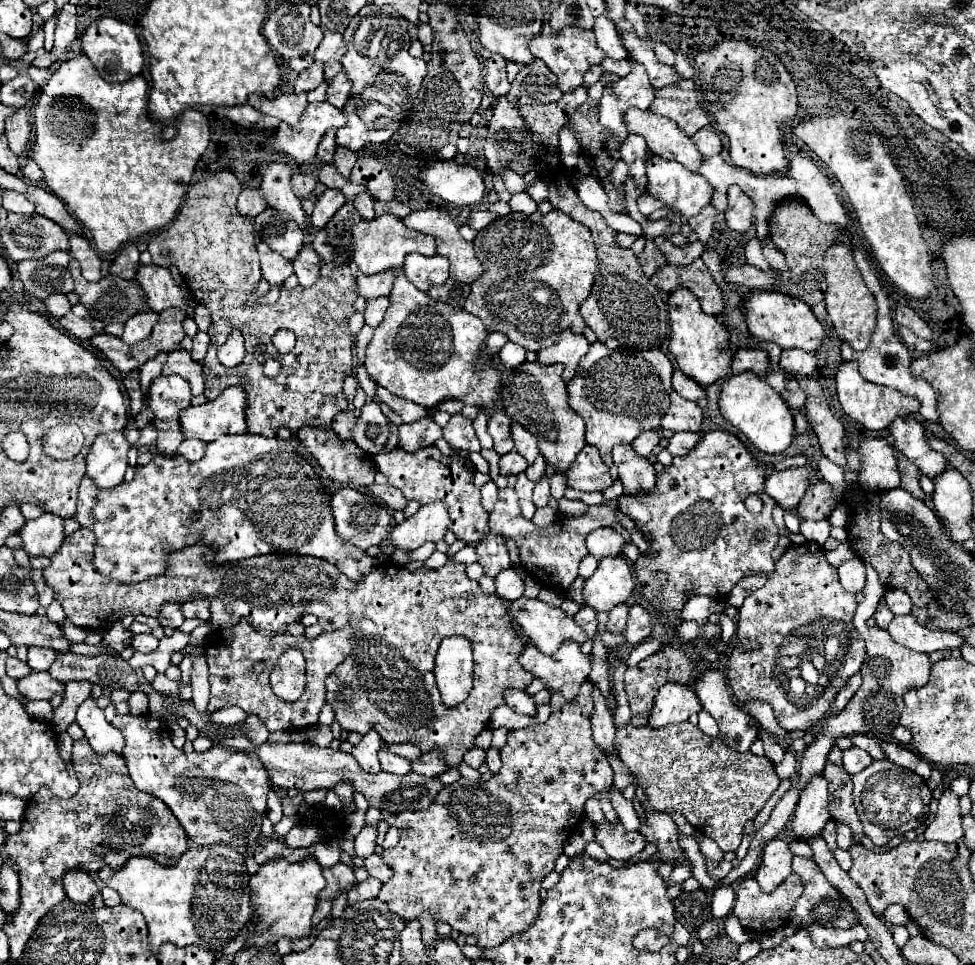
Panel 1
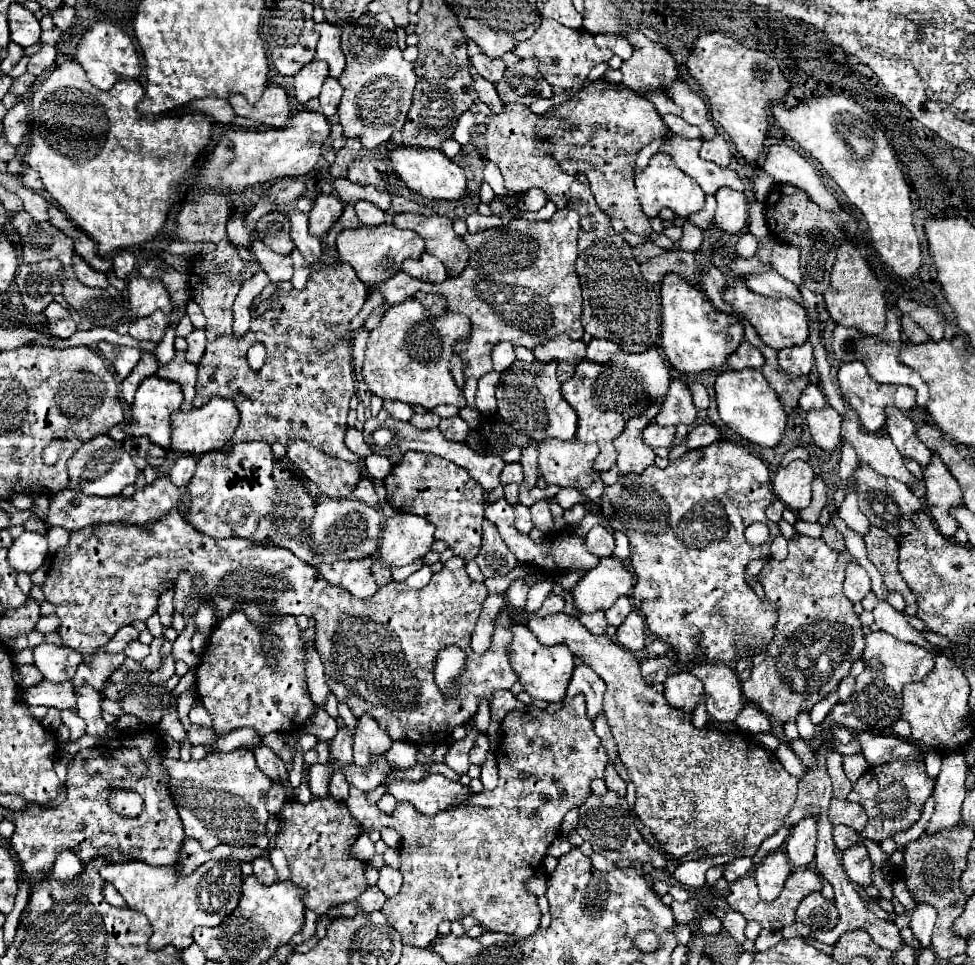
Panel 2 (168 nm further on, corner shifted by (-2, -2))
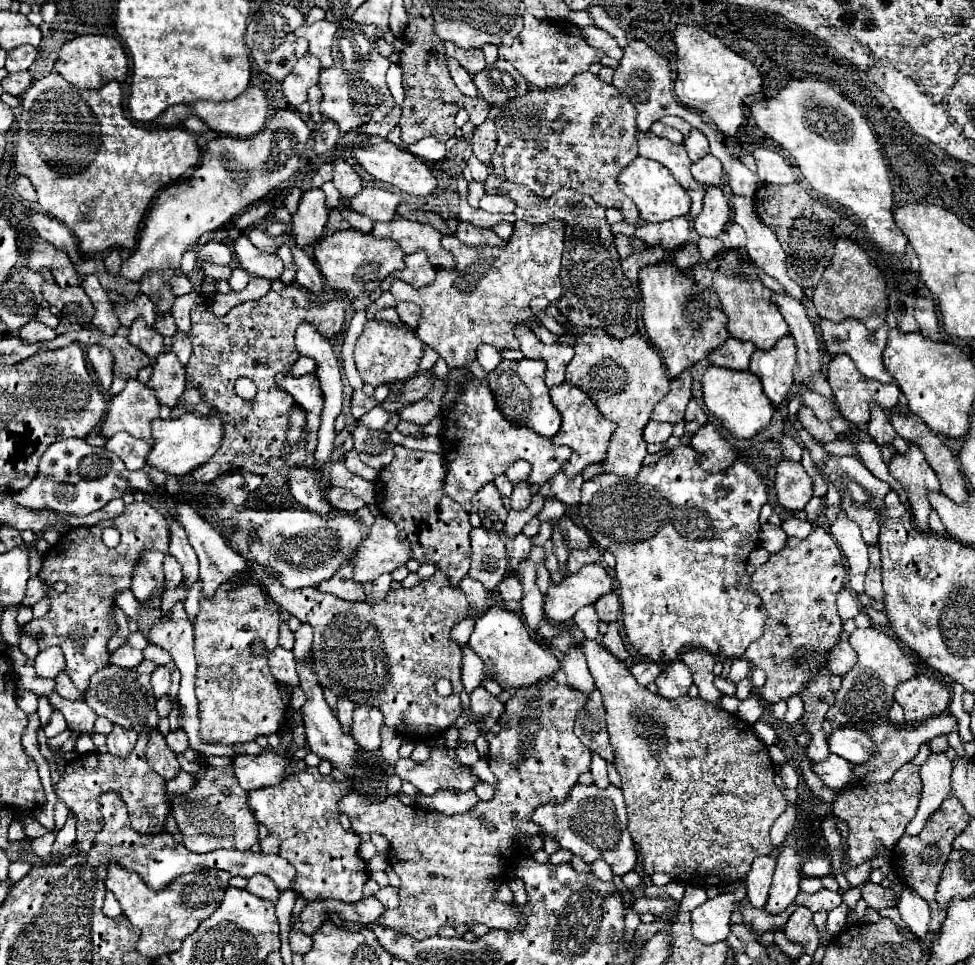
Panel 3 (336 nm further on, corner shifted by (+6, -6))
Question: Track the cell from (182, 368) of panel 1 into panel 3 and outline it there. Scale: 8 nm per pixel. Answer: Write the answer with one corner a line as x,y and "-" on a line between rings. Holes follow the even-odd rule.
167,352
143,368
137,374
137,380
155,390
161,406
173,408
185,390
185,368
177,362
173,352

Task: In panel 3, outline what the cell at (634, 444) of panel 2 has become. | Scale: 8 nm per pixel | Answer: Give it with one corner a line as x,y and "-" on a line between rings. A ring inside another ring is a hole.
553,304
547,306
545,312
565,328
565,334
575,336
575,344
573,344
575,356
573,362
567,366
565,382
571,386
579,386
583,388
583,392
591,394
591,400
599,406
605,418
617,424
611,436
607,458
601,462
601,472
635,478
647,454
643,428
649,422
655,404
669,390
669,378
655,346
639,332
623,340
613,338
605,330
585,330
583,334
577,334
577,330
567,322
565,316
559,314
559,310

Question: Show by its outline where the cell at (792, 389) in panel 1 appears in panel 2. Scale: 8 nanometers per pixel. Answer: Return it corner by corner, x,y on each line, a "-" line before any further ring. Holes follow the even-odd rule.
809,384
803,392
801,392
801,398
799,398
799,406
803,410
811,410
811,408
823,408
827,404
823,392
819,390
819,386
815,384

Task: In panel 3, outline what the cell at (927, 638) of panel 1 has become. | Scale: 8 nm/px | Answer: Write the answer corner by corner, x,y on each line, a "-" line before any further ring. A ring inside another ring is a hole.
837,518
835,524
831,524
829,532
833,534
835,542
839,544
847,560
849,588
853,588
855,592
863,592
863,580
869,568
869,558
867,558
867,544
861,538
859,526
849,518

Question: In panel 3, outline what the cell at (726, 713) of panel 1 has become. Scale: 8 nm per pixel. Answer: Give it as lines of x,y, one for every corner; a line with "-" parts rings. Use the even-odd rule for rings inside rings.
689,650
689,652
681,654
681,660
689,666
689,670
693,674
693,684
699,688
699,696
707,702
719,704
721,692
713,684
715,658
711,658
711,654
707,654
705,650

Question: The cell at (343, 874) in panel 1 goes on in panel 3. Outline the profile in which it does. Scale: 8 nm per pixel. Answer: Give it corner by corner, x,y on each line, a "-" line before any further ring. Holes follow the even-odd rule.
307,768
305,772
291,774
283,782
283,786
249,792
251,812
255,814
255,818
261,824
265,824
269,828
269,832
279,836
279,840
281,840
279,856
289,860
297,870
293,890
297,892
297,896
303,896
307,902
313,902
317,898
335,898
341,902
359,902
363,898
361,890
363,890
363,884
367,882
369,876
367,876
367,864
359,856
361,840
357,834
345,832
343,826
339,824
339,798
343,798
343,794
349,794
349,792
351,792
349,780
337,782
337,780
333,780
333,776
319,774
317,768

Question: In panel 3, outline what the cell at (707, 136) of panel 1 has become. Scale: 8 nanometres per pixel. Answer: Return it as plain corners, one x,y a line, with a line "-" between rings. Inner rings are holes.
707,154
699,162
691,164
691,174
697,182
701,182
705,186
721,186
723,168
721,168
721,162
715,156

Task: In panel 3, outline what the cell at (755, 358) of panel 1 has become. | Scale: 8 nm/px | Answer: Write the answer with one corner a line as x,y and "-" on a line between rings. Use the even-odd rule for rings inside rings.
731,338
723,342
723,346
717,346
715,352
711,352
707,358
715,366
723,366
731,370
747,370
753,350
755,346
751,342
739,342
737,338

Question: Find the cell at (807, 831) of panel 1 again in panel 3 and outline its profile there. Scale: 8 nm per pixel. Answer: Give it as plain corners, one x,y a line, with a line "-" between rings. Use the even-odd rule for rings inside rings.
783,846
777,856
777,870
773,874
773,884
769,890
769,900
765,910
769,914
781,914
799,894
801,876
801,854
793,846

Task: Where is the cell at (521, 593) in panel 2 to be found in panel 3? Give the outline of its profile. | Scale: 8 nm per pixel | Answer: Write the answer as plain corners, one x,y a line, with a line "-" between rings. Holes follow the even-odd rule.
507,576
503,578
503,582
497,586
497,592
503,600
521,600
523,596
523,590
521,590
521,584
515,576

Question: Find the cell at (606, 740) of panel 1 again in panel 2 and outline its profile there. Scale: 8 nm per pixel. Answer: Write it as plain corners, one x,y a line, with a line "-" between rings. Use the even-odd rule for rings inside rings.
581,664
573,672
573,678
567,688
567,698
569,698
569,694
583,694
587,700
587,718
595,720
597,714
601,712
605,682
599,678
599,674
595,674
595,670

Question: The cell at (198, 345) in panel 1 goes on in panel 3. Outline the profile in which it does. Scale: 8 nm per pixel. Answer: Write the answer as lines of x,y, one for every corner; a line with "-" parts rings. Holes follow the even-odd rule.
177,332
173,338
171,338
171,350
177,354
179,362
185,366
189,356
191,356
191,342
189,342
189,336
183,334
183,332

